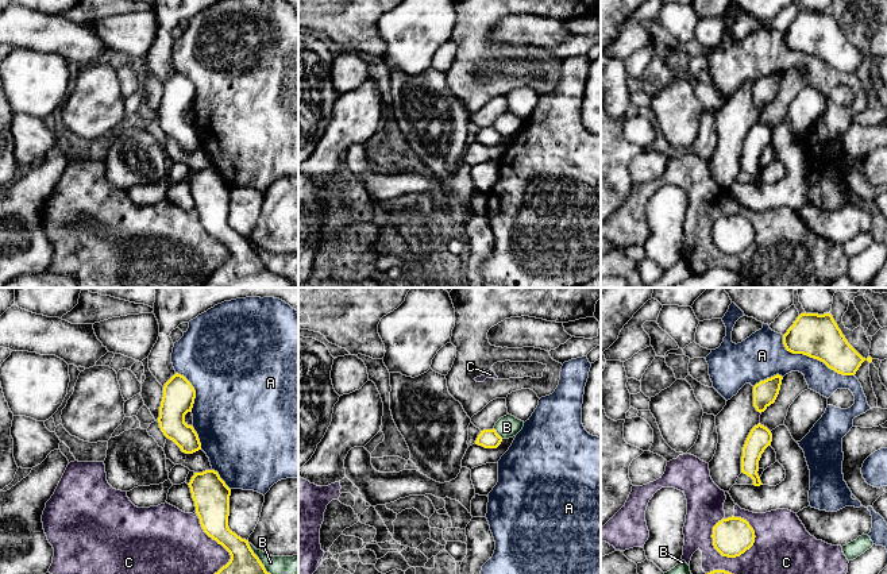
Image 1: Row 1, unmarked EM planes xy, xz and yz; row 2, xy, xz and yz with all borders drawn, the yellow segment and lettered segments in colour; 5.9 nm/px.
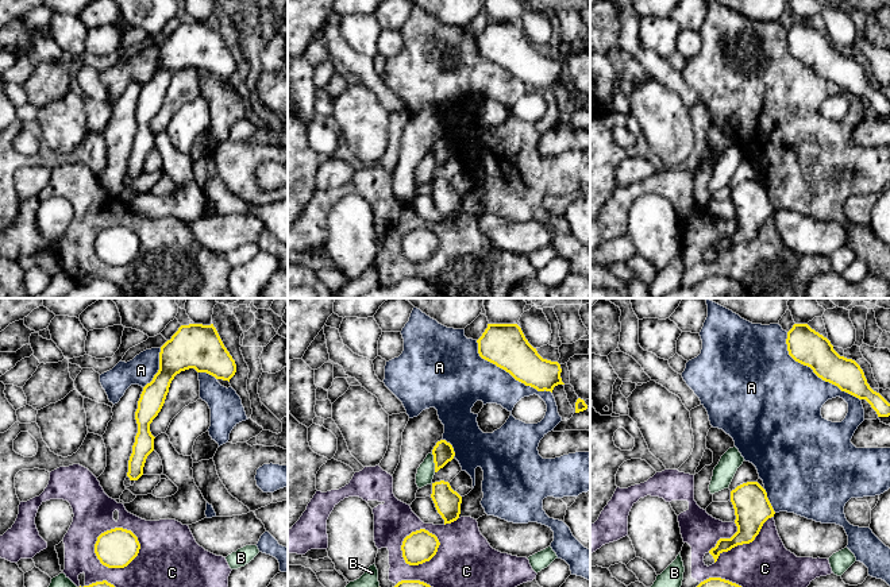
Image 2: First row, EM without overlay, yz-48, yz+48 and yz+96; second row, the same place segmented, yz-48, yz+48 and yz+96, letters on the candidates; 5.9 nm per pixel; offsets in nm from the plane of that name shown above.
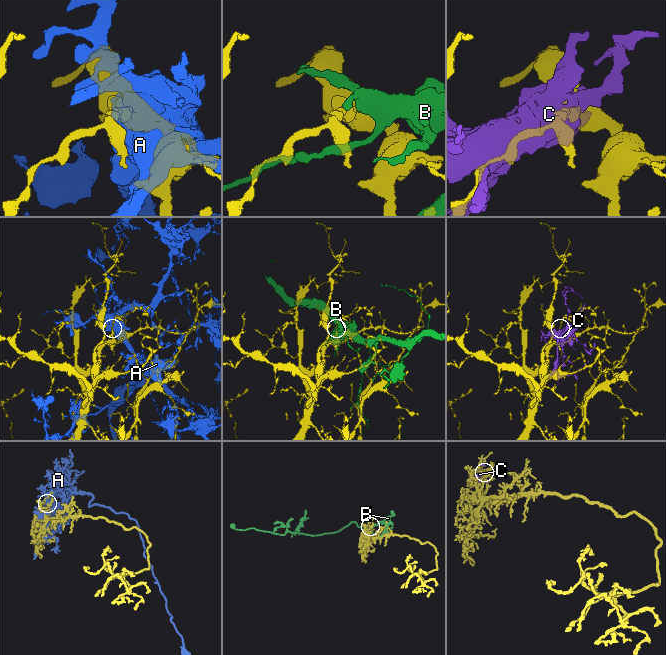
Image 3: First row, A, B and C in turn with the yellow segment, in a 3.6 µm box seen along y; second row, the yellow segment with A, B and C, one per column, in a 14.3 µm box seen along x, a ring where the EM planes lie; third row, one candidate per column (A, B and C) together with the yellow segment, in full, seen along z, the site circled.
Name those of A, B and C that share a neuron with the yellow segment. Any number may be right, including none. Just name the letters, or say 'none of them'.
none of them

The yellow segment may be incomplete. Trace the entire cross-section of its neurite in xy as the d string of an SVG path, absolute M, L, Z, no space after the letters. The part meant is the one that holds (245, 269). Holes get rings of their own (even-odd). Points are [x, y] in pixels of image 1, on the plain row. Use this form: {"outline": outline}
{"outline": "M217 169L194 170L188 182L204 230L231 253L230 259L200 288L298 288L288 278L267 270L248 238L230 227L231 186Z"}

